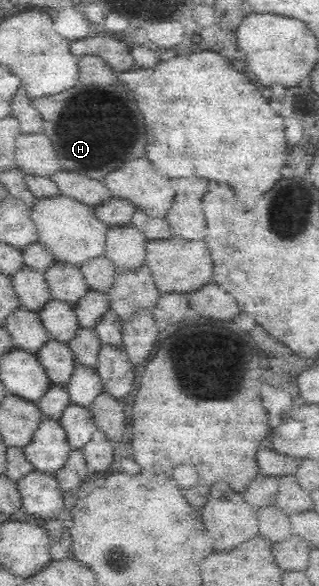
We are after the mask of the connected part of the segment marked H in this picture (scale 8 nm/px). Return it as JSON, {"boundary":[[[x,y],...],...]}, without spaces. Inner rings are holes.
{"boundary":[[[79,56],[76,67],[78,79],[70,89],[29,102],[42,119],[39,131],[50,139],[61,167],[100,180],[122,163],[144,155],[144,121],[130,91],[99,56]]]}

